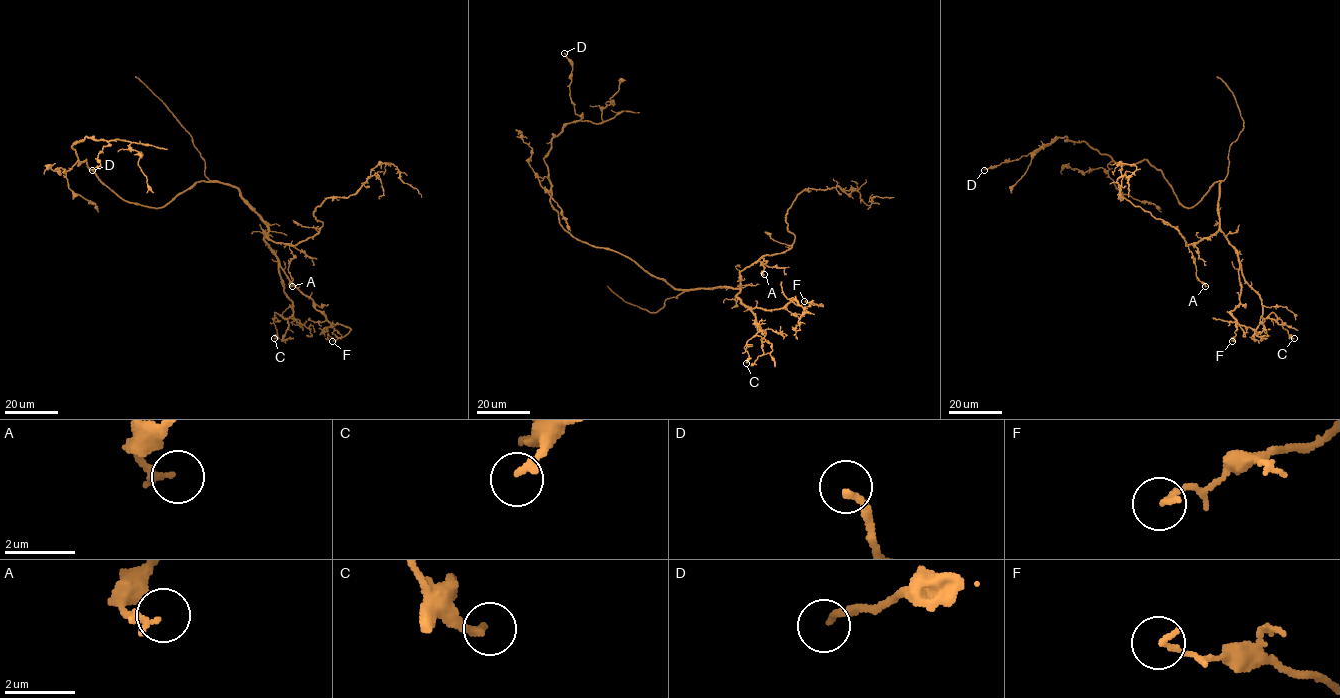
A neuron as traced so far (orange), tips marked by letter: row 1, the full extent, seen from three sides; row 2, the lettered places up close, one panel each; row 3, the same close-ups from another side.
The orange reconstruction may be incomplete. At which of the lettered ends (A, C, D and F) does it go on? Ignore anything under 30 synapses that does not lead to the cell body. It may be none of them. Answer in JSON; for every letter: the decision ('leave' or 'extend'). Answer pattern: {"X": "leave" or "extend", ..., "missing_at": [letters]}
{"A": "leave", "C": "leave", "D": "leave", "F": "leave", "missing_at": []}

